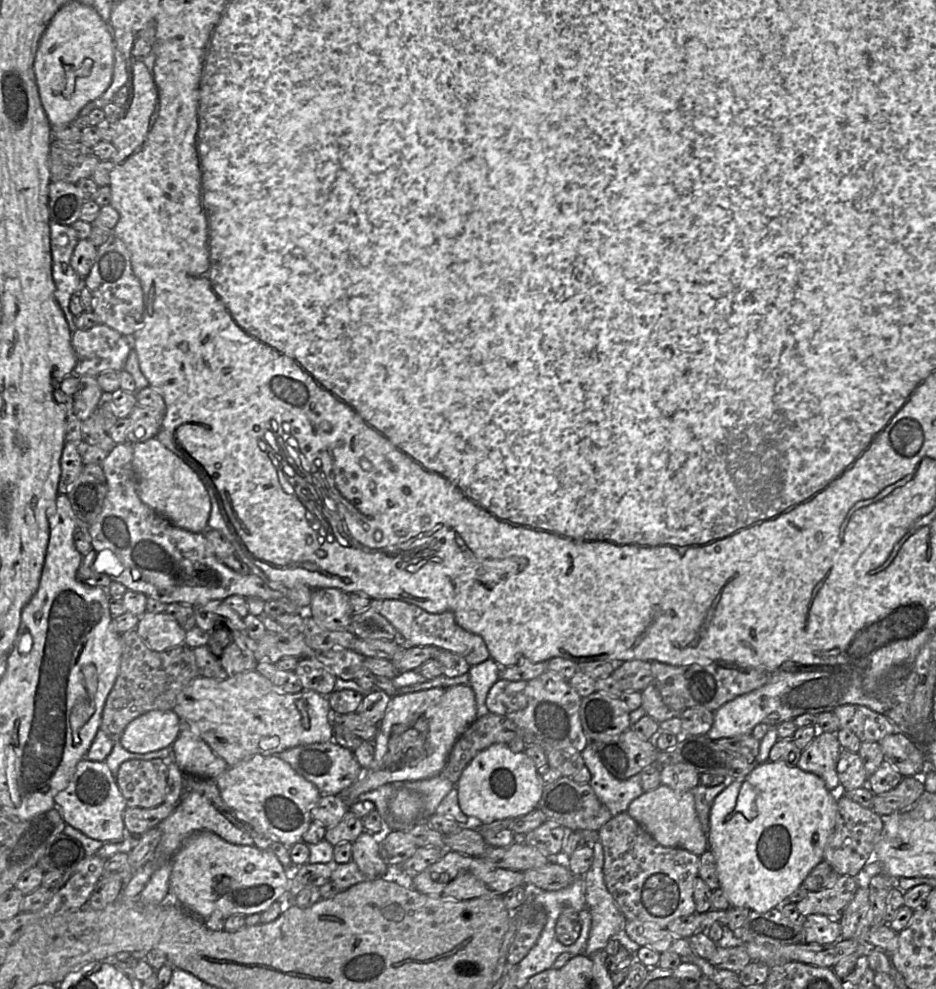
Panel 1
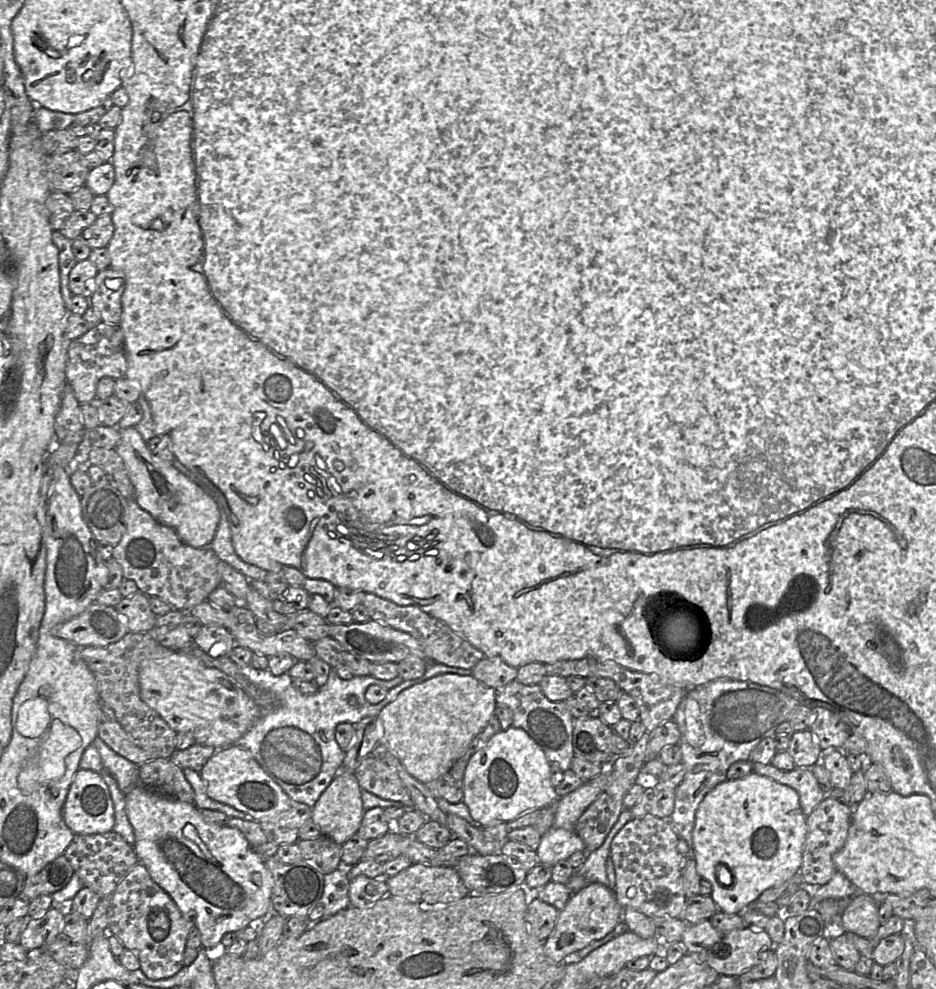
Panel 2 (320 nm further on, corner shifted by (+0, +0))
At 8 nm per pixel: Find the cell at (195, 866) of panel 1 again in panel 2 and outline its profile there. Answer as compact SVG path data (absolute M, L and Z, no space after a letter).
M137 785L125 795L125 809L128 820L134 831L134 849L139 862L147 868L152 879L170 895L182 914L187 919L191 920L194 923L195 928L200 931L202 947L209 951L213 951L213 954L215 954L216 951L220 949L221 940L226 933L240 931L249 925L254 925L260 921L267 920L274 914L272 910L272 892L274 887L272 874L266 867L265 861L251 848L246 838L238 829L226 824L206 822L201 816L200 810L194 805L194 803L182 802L175 798L163 796L147 790L141 785Z

